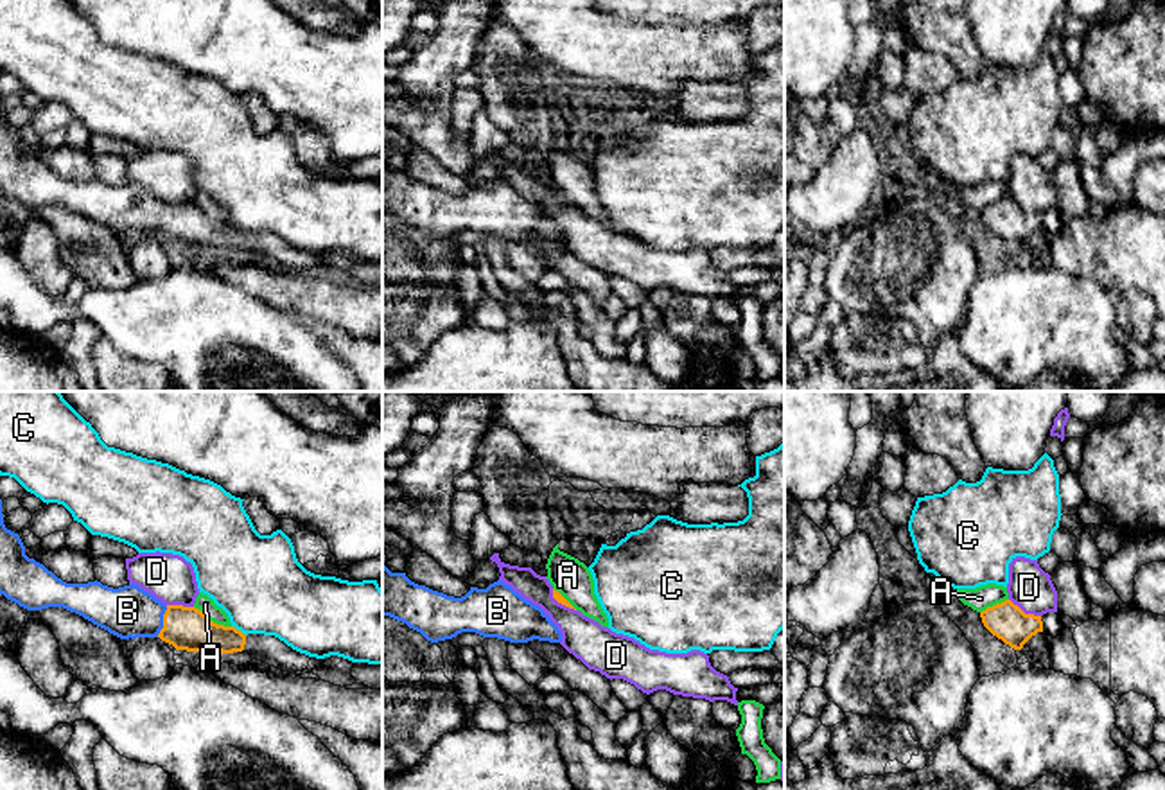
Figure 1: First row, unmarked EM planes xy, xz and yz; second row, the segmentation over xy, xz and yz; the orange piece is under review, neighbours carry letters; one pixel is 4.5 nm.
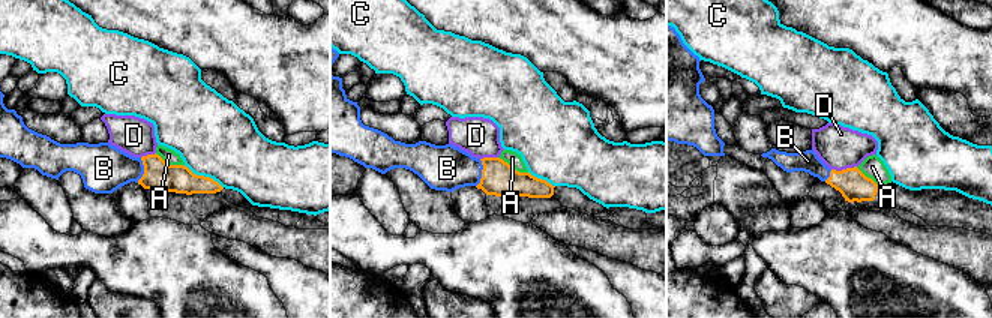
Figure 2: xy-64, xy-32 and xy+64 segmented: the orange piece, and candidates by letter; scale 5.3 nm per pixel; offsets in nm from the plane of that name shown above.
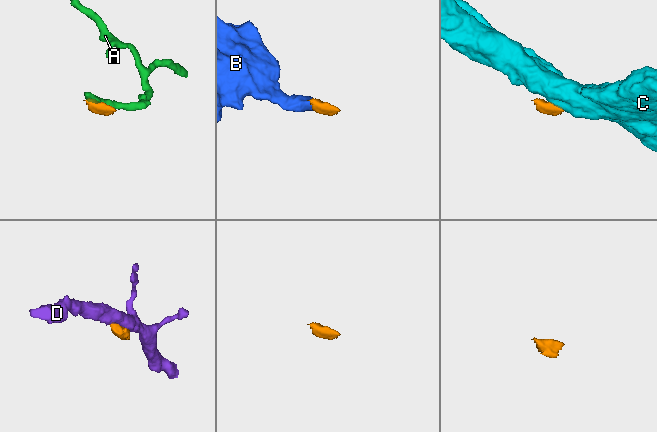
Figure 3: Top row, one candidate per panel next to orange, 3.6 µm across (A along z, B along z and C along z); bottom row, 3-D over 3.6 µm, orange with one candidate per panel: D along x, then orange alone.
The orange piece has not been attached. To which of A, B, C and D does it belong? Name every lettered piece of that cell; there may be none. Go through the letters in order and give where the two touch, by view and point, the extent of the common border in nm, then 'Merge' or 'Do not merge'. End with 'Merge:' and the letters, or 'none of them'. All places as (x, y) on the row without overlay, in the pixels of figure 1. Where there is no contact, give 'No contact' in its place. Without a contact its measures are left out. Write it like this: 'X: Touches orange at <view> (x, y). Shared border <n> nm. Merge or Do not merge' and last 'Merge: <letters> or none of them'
A: Touches orange at xy (212, 219). Shared border 190 nm. Do not merge
B: Touches orange at xy (164, 219). Shared border 150 nm. Merge
C: Touches orange at xy (239, 228). Shared border 80 nm. Do not merge
D: Touches orange at yz (1024, 210). Shared border 170 nm. Do not merge
Merge: B

